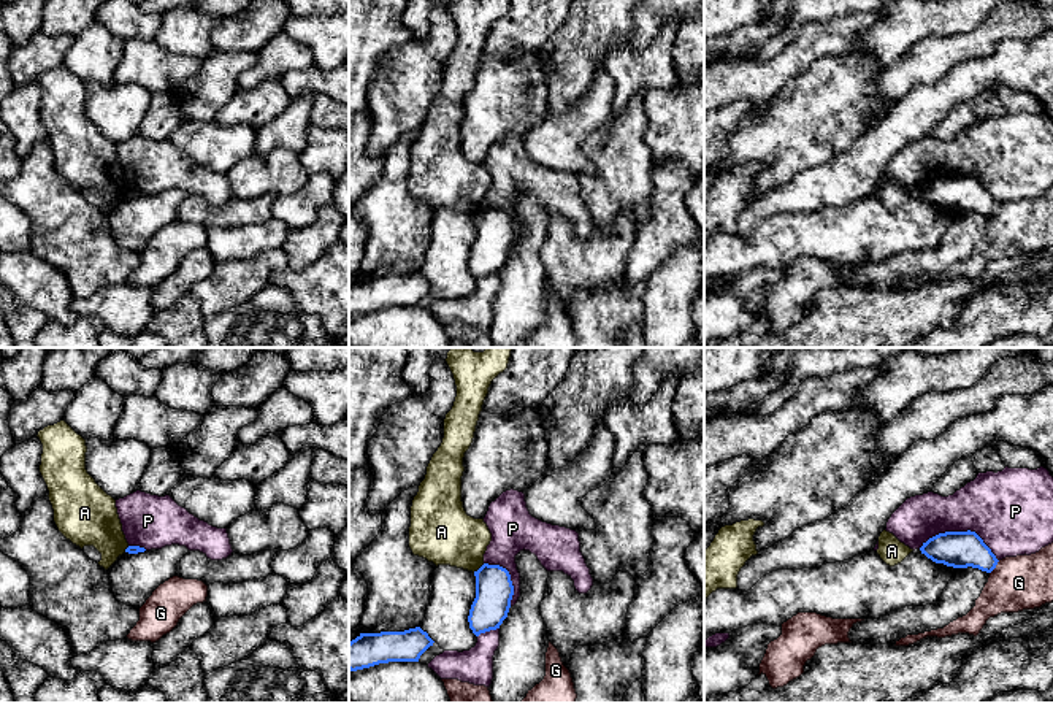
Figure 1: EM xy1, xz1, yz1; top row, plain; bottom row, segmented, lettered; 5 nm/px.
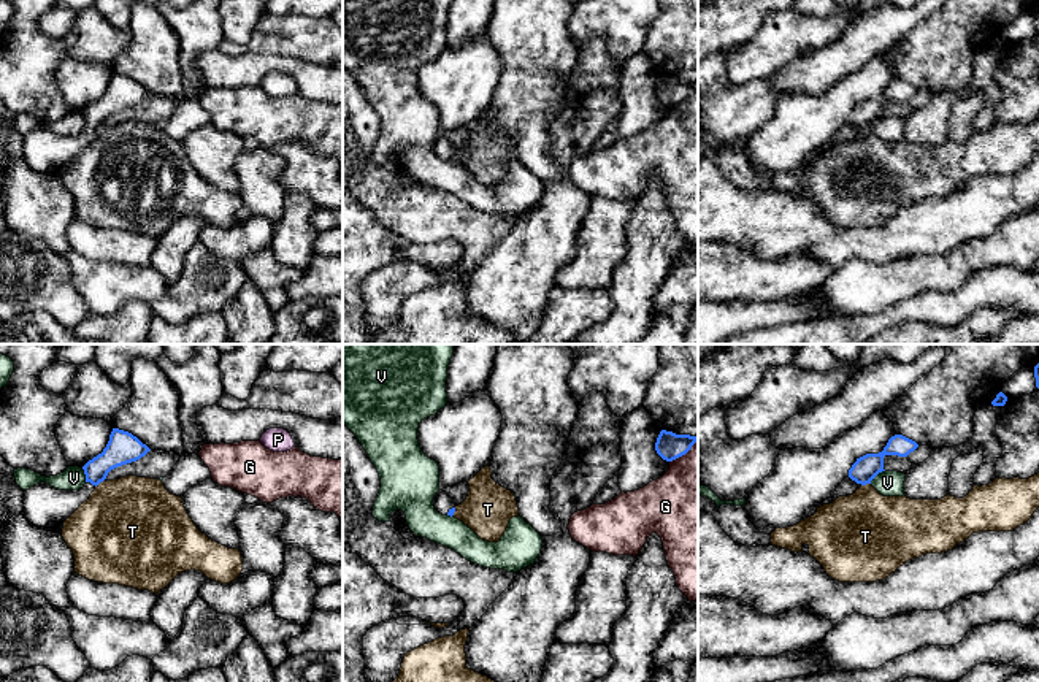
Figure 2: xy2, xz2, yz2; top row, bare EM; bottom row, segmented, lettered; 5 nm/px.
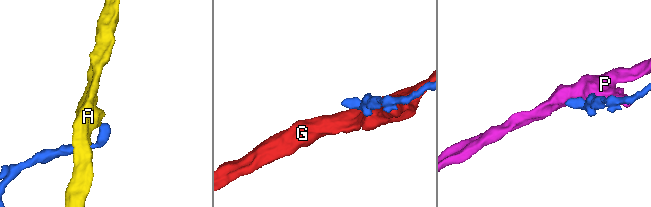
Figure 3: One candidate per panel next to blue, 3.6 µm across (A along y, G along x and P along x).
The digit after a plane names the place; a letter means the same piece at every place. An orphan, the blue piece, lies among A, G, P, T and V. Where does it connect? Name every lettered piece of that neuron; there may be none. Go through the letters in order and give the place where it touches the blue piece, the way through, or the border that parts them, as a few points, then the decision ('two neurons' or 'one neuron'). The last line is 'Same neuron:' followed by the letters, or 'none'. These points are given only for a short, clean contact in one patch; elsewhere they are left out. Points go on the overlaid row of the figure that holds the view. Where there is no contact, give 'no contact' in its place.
A: xz1 (479, 568) | along xz1 (484, 564), (473, 572) | two neurons
G: yz1 (995, 567) | along yz1 (999, 560), (990, 573) | two neurons
P: yz1 (961, 532) | along yz1 (918, 548), (939, 533), (972, 530), (998, 560) | two neurons
T: xy2 (99, 482) | along xy2 (103, 479), (95, 487) | two neurons
V: yz2 (876, 475) | two neurons
Same neuron: none

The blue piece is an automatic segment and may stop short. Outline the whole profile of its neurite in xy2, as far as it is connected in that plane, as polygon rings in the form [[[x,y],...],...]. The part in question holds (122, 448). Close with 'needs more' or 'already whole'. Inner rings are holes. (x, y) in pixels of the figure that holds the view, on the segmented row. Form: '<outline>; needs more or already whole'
[[[113,428],[109,441],[102,454],[89,460],[82,469],[86,484],[79,490],[59,490],[40,482],[24,492],[24,515],[38,527],[52,528],[63,523],[95,487],[103,482],[108,473],[117,466],[144,457],[151,449],[128,431]]]; needs more

